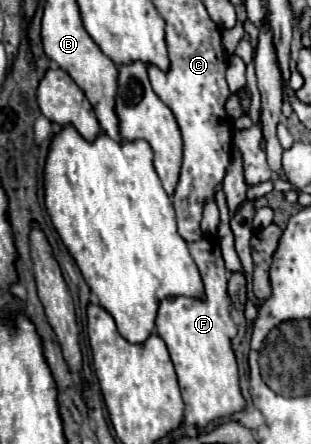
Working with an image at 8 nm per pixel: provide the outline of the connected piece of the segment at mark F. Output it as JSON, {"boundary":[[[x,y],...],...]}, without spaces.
{"boundary":[[[202,236],[198,242],[190,242],[188,250],[202,274],[204,296],[164,298],[156,314],[156,332],[166,342],[178,374],[178,384],[186,404],[184,420],[188,424],[204,428],[208,422],[216,418],[230,416],[242,410],[244,398],[238,386],[236,358],[230,348],[230,340],[236,336],[236,324],[230,318],[230,298],[226,292],[228,278],[220,244],[218,240],[214,242],[214,238]]]}

